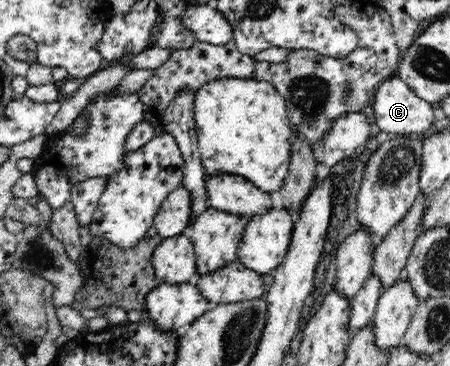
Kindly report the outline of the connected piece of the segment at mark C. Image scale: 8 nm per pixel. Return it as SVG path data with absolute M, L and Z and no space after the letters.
M397 75L388 78L382 85L378 87L374 102L369 112L373 122L384 133L393 133L396 136L408 137L424 133L430 129L432 121L434 121L434 109L428 102L419 99L407 86L404 80Z

